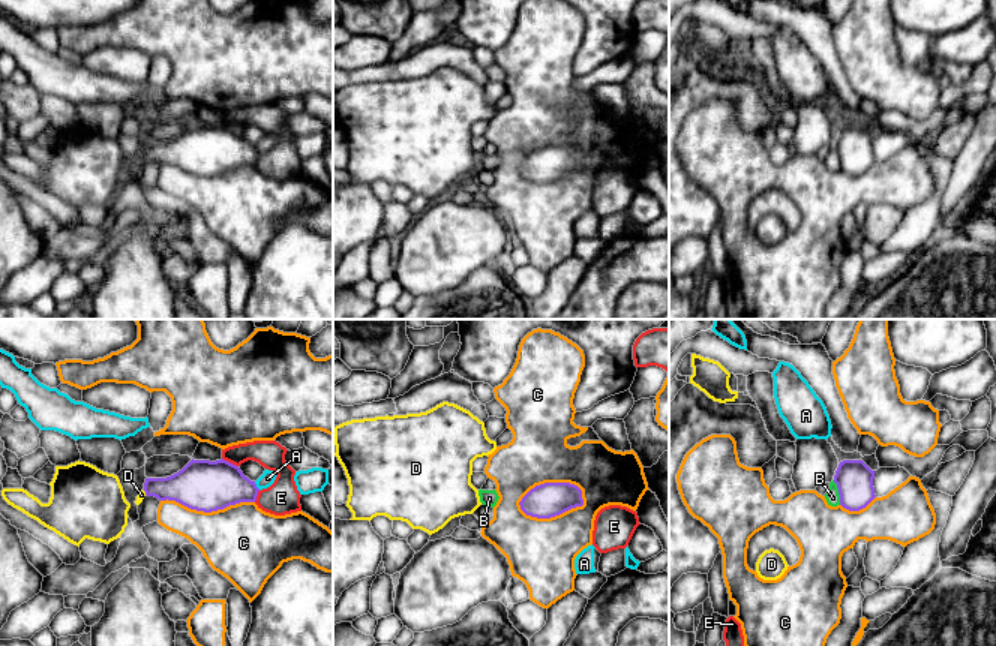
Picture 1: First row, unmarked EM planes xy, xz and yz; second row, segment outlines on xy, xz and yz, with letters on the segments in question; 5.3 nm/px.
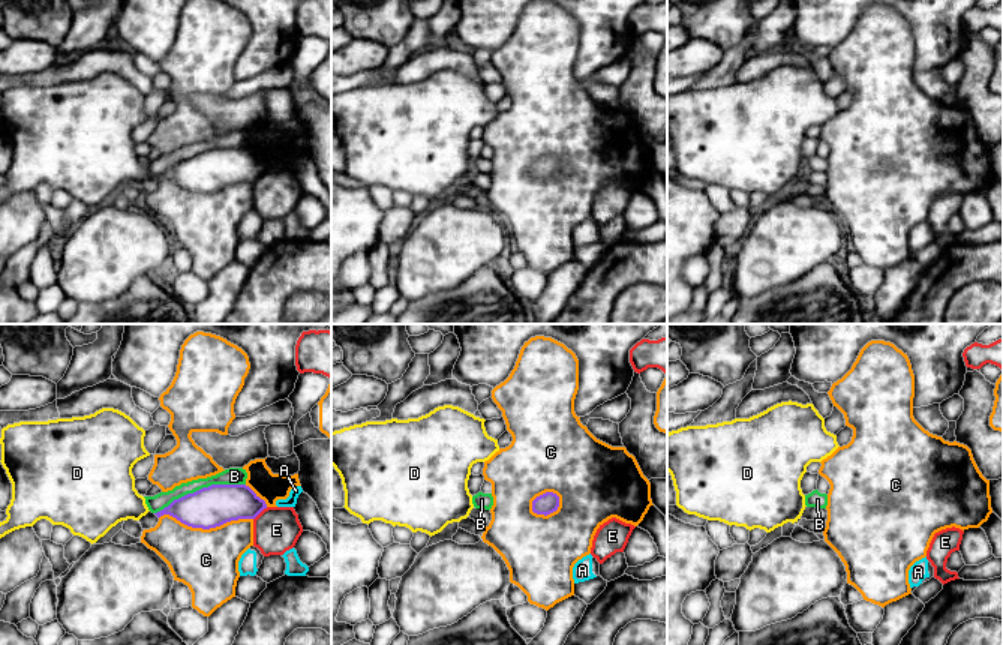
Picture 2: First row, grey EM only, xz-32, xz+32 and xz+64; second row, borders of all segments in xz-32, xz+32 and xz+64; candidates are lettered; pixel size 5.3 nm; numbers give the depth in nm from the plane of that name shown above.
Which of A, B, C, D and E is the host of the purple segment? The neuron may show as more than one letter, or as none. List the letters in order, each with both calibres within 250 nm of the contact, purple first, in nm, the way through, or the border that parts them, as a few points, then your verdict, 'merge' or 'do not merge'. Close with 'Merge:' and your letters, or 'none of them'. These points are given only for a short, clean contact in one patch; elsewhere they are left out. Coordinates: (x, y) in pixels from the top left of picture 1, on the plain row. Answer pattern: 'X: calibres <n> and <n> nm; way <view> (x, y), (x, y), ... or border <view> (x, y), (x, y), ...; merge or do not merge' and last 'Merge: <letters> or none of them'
A: calibres 280 and 80 nm; border xy (254, 146), (260, 153); do not merge
B: calibres 200 and 80 nm; do not merge
C: calibres 190 and 360 nm; do not merge
D: calibres 200 and 40 nm; way xy (191, 150), (152, 152), (144, 155), (141, 159); merge
E: calibres 280 and 150 nm; do not merge
Merge: D

